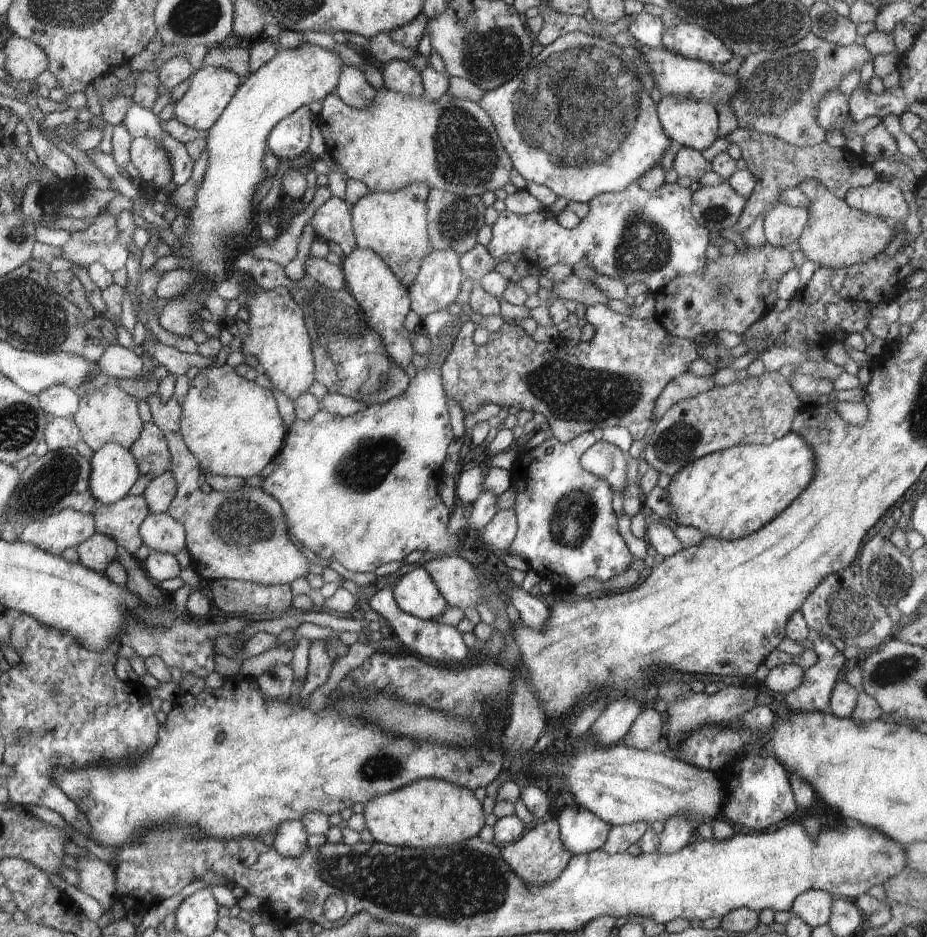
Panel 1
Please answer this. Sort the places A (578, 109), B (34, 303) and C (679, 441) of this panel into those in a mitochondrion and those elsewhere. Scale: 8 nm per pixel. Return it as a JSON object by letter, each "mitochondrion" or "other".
{"A":"mitochondrion","B":"mitochondrion","C":"mitochondrion"}

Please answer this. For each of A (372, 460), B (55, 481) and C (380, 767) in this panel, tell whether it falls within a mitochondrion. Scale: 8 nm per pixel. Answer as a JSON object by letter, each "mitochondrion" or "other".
{"A":"mitochondrion","B":"mitochondrion","C":"mitochondrion"}

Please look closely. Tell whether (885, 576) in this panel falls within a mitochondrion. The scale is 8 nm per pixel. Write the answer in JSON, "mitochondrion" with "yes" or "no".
{"mitochondrion":"yes"}

